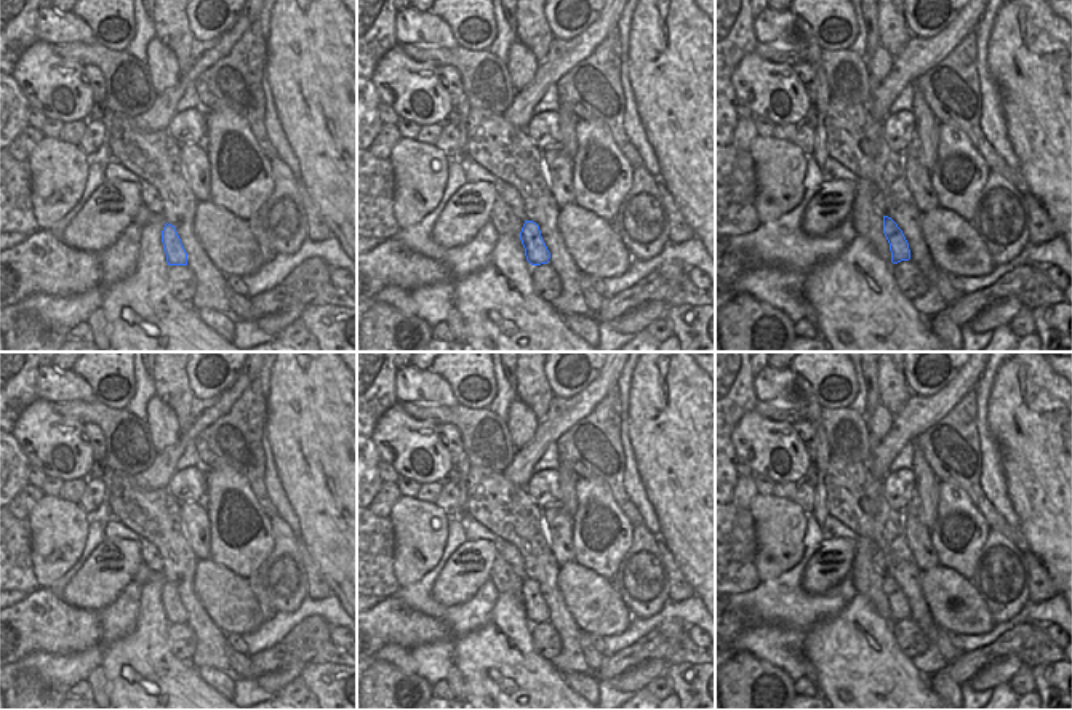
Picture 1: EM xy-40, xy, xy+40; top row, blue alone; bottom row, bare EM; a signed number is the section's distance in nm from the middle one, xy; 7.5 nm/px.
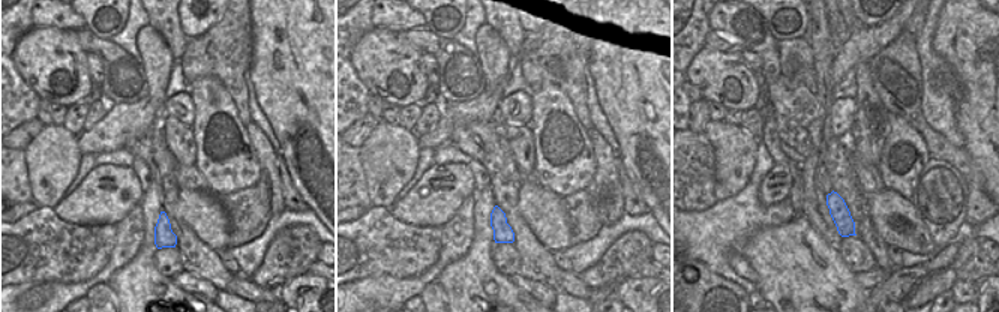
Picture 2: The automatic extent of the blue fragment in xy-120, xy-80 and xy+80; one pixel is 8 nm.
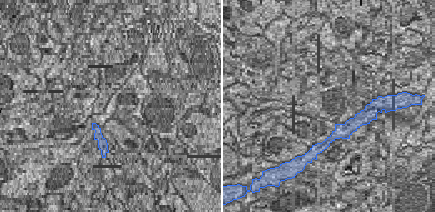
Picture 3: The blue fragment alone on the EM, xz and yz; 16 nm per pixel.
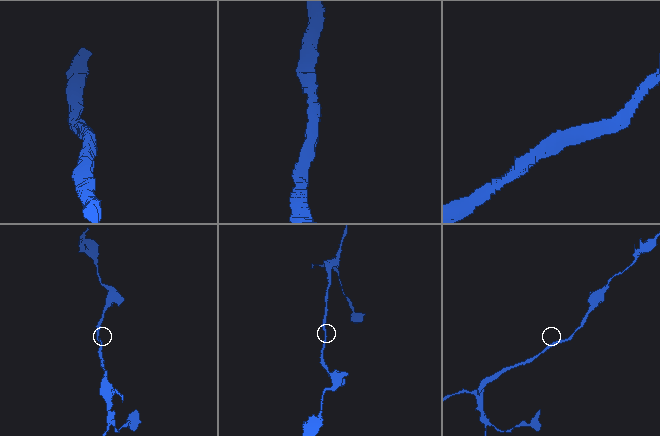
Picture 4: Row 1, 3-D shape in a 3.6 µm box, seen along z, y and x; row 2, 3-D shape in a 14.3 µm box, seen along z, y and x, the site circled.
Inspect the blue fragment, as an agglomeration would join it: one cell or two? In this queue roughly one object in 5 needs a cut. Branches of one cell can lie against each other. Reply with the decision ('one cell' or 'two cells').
one cell

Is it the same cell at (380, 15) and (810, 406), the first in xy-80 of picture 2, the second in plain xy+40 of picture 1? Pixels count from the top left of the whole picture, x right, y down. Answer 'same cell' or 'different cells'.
same cell

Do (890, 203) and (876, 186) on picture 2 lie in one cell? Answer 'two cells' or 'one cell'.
two cells

